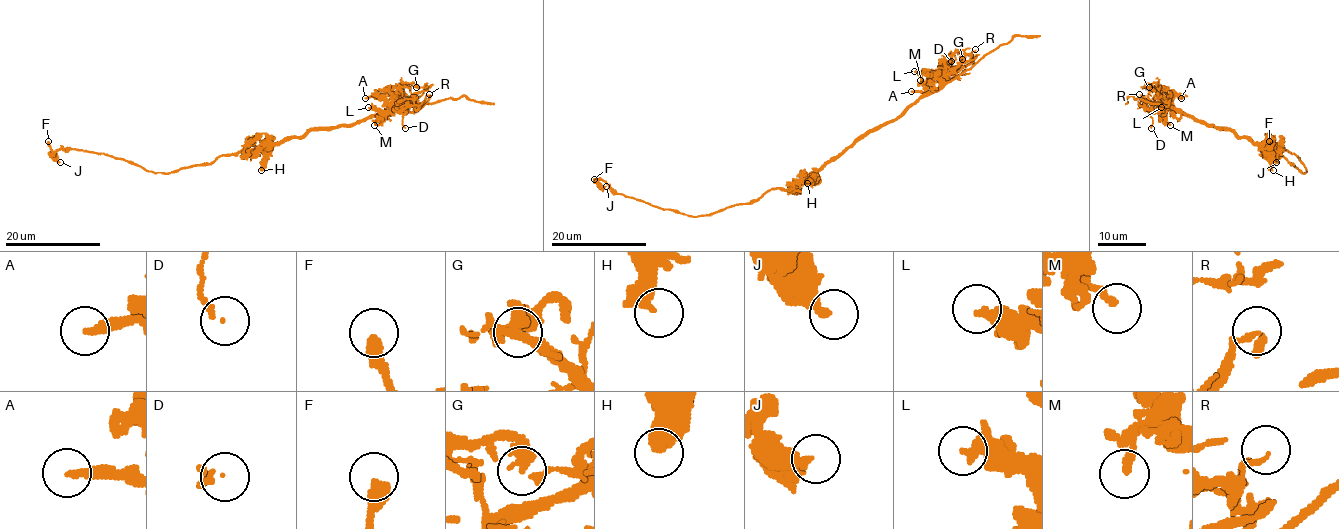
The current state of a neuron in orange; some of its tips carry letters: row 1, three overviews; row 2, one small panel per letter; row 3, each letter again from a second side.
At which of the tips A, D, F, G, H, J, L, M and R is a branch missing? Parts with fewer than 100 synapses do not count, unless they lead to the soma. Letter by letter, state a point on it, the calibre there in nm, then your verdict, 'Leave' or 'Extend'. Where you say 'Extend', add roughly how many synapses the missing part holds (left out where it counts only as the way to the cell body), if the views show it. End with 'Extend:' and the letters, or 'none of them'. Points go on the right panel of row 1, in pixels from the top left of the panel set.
A: Place: (1181, 98). Thickness 280 nm. Leave
D: Place: (1151, 128). Thickness 130 nm. Leave
F: Place: (1269, 141). Thickness 400 nm. Leave
G: Place: (1149, 87). Thickness 360 nm. Leave
H: Place: (1273, 170). Thickness 500 nm. Leave
J: Place: (1276, 162). Thickness 340 nm. Leave
L: Place: (1161, 107). Thickness 360 nm. Leave
M: Place: (1170, 125). Thickness 240 nm. Leave
R: Place: (1139, 94). Thickness 130 nm. Leave
Extend: none of them

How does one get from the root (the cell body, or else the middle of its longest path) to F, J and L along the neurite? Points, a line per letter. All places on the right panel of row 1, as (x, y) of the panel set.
F: (1258, 145), (1279, 151), (1300, 172), (1306, 170), (1294, 154), (1285, 149), (1268, 150), (1269, 141)
J: (1258, 145), (1279, 151), (1300, 172), (1306, 170), (1294, 154), (1285, 149), (1273, 149), (1269, 153), (1276, 162)
L: (1258, 145), (1251, 139), (1239, 138), (1231, 130), (1208, 126), (1161, 107)

